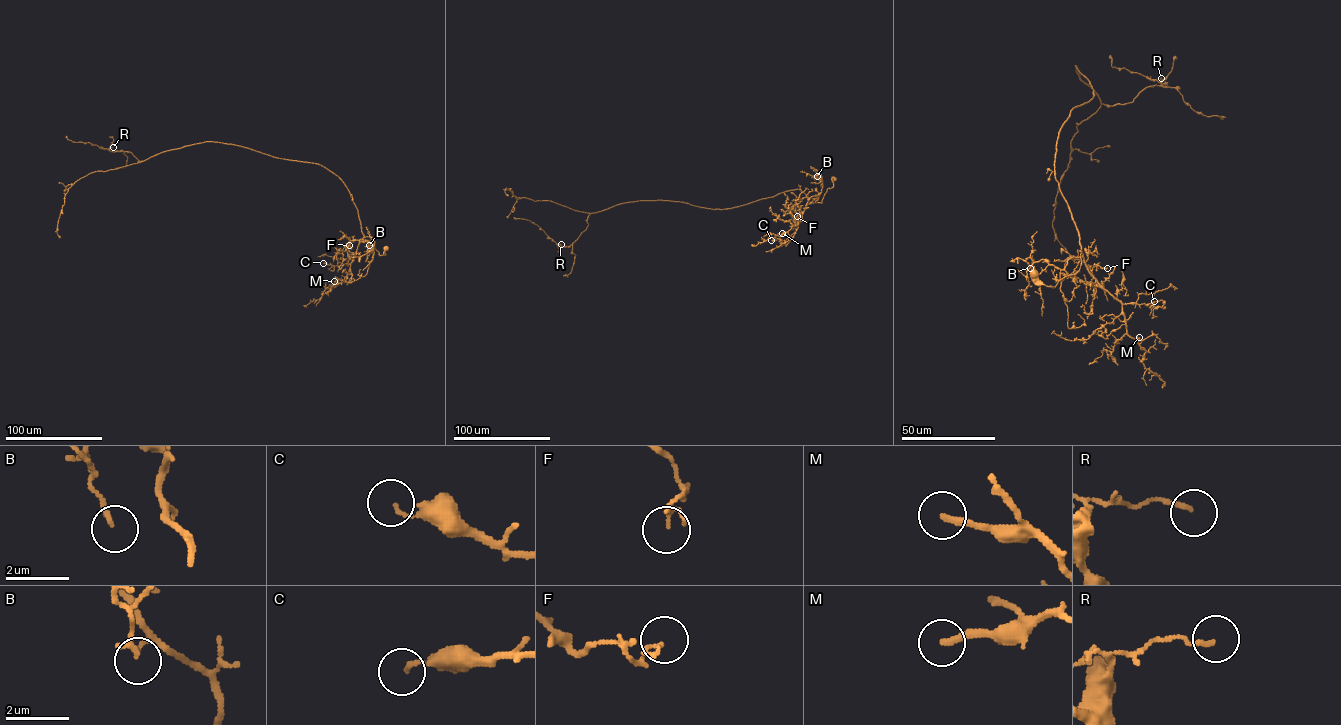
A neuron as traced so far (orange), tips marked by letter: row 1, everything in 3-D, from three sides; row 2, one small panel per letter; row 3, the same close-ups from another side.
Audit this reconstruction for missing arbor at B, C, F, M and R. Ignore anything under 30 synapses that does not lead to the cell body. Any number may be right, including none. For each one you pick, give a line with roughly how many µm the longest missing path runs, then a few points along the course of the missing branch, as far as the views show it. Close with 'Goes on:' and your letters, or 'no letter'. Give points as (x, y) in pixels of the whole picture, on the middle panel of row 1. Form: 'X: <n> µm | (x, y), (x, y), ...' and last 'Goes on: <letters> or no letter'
M: 40 µm | (782, 233), (777, 229), (766, 233), (766, 241)
Goes on: M

